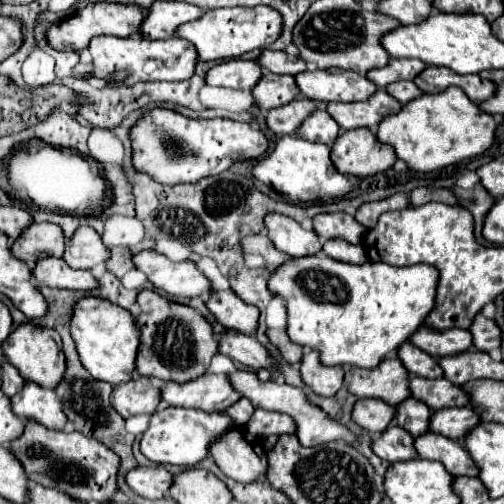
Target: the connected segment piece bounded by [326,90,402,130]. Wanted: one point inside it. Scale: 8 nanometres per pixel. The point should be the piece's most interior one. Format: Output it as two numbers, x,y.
368,114

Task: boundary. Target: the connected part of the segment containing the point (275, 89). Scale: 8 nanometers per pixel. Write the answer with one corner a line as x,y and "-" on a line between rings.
264,72
262,80
254,86
252,92
260,110
266,114
272,108
292,102
298,96
298,86
294,82
294,76
280,76
280,74

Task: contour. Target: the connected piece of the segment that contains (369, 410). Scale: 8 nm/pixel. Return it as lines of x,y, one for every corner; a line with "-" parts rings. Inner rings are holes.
362,398
356,402
354,406
354,420
366,428
370,434
382,434
382,430
386,430
392,420
394,420
394,406
382,402
382,400
374,400
374,398

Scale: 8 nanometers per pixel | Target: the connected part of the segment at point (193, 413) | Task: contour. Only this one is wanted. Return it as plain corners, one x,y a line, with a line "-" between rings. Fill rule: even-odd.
162,401
150,418
150,428
142,436
140,448
146,458
158,464
174,464
182,468
192,468
210,456
210,446
230,432
236,422
226,412
204,412
190,408
176,408

